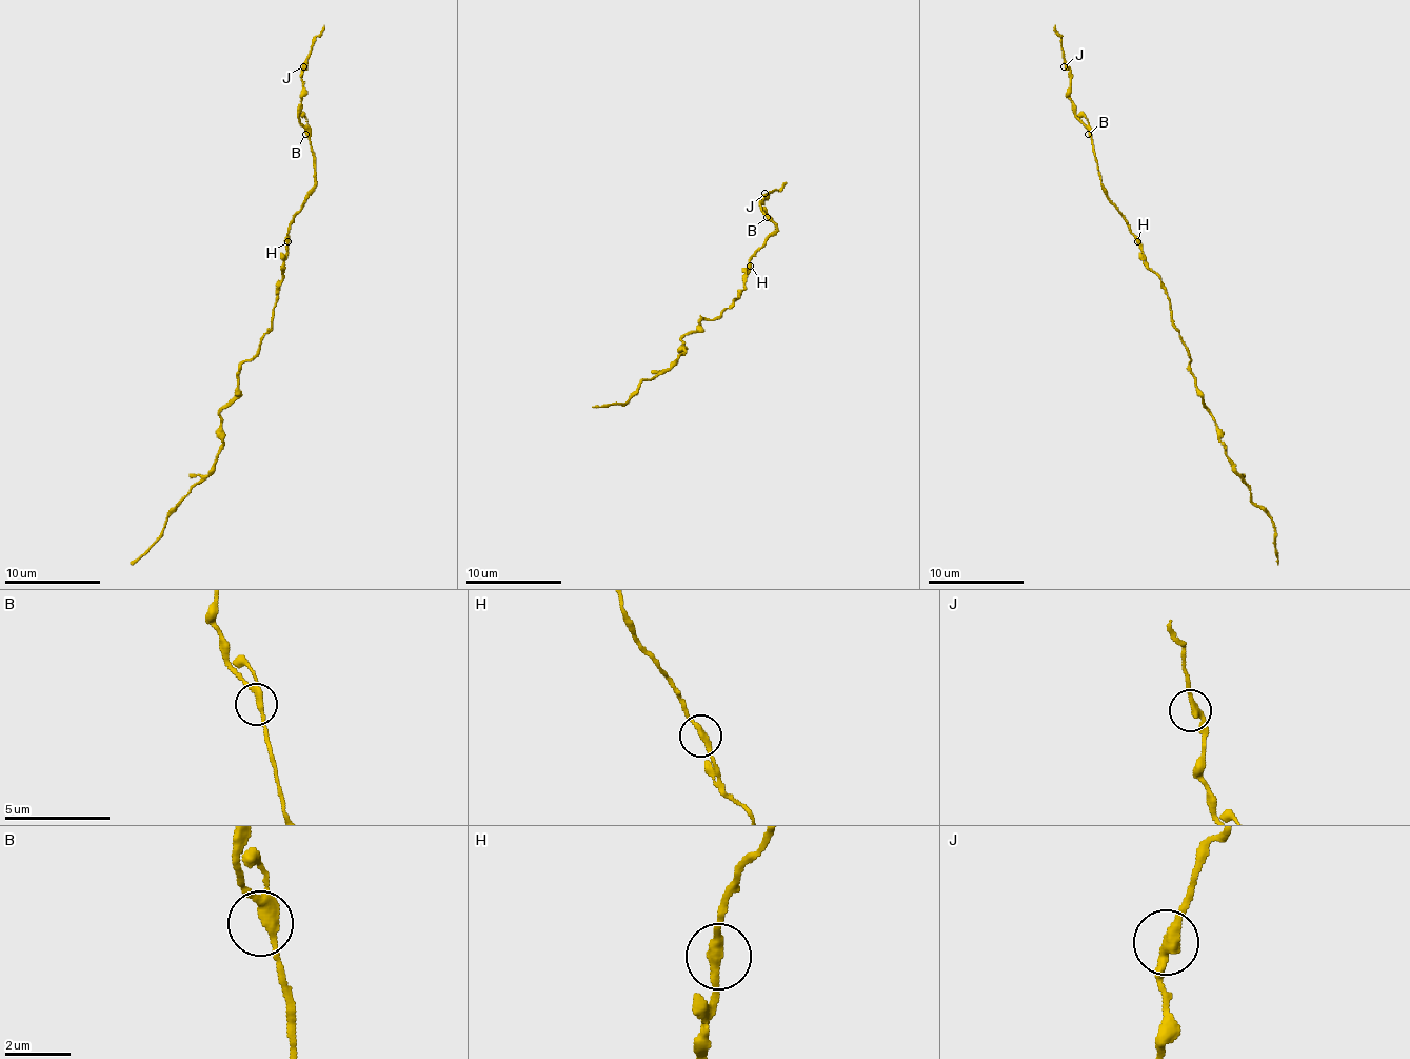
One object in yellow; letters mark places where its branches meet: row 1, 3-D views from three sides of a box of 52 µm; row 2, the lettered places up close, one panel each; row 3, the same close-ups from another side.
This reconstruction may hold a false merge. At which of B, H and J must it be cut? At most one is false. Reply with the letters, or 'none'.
none

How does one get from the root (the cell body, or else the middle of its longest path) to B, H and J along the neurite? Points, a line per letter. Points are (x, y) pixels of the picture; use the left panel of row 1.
B: (274, 310), (276, 286), (281, 280), (286, 254), (286, 233), (315, 184), (315, 160), (310, 139), (305, 134)
H: (274, 310), (276, 286), (281, 280), (289, 242)
J: (274, 310), (276, 286), (281, 280), (286, 254), (286, 233), (315, 184), (310, 126), (300, 110), (303, 66)

